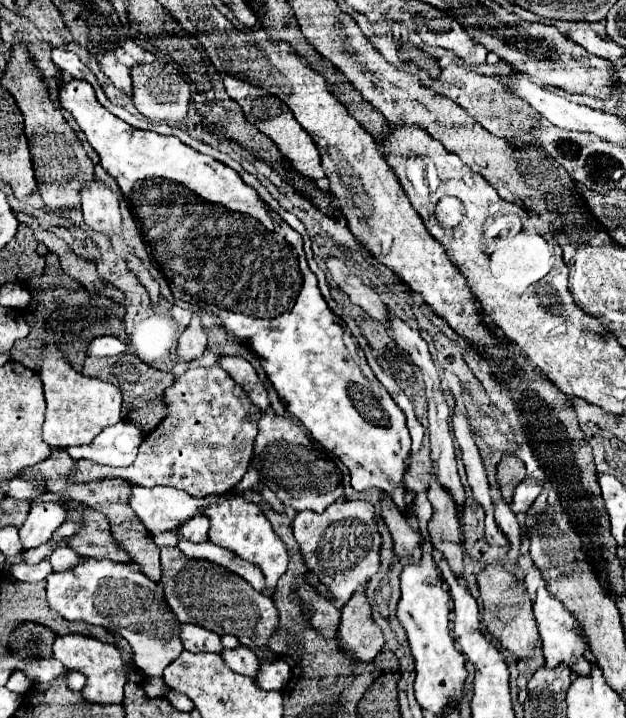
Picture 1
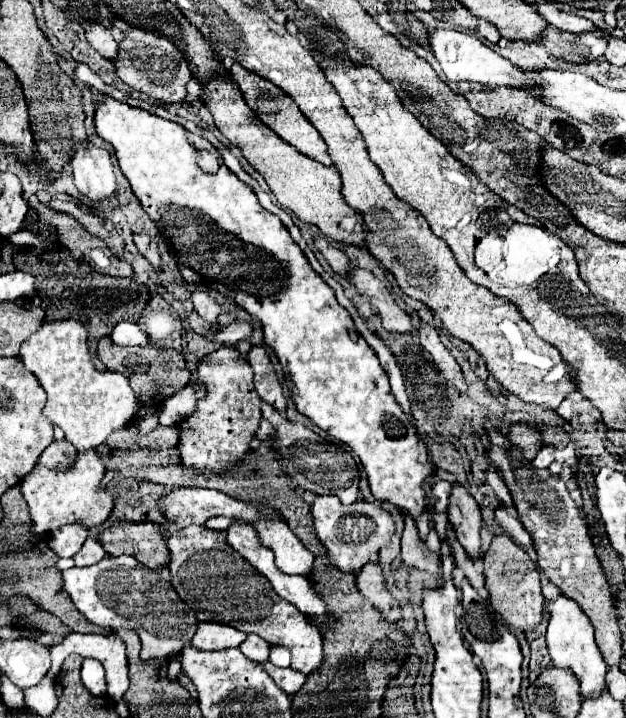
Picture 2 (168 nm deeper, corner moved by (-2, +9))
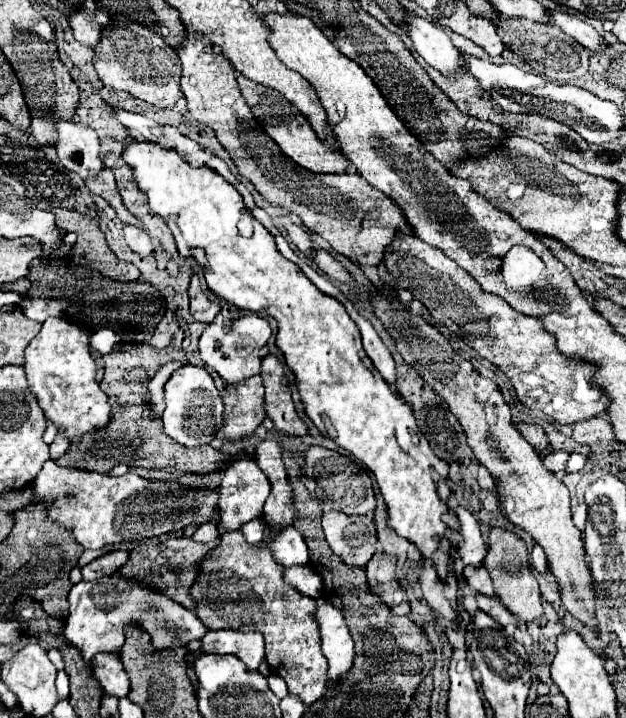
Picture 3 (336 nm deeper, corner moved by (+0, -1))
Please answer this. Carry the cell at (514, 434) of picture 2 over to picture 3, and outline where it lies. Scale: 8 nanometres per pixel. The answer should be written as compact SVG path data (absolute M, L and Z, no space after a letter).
M521 422L521 424L517 424L517 430L523 434L523 438L525 438L537 452L541 452L541 444L547 444L547 436L545 436L543 428L539 428L539 426Z

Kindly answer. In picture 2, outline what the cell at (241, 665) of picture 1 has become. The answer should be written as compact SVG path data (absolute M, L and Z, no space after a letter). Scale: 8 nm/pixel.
M265 662L263 668L269 672L269 676L275 680L275 684L285 690L287 696L293 696L299 692L299 688L305 684L305 674L293 670L293 668L277 668L271 662Z

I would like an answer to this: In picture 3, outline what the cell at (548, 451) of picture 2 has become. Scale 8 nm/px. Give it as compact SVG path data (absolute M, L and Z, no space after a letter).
M549 452L545 458L543 458L543 466L549 470L549 472L563 472L565 470L565 462L567 462L569 454L567 452Z

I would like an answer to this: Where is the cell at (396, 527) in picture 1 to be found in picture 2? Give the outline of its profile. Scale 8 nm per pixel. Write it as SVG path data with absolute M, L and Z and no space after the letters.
M405 516L405 530L401 538L401 558L411 568L425 570L433 576L441 576L441 562L437 554L431 554L427 544L419 538L417 526L409 516Z

